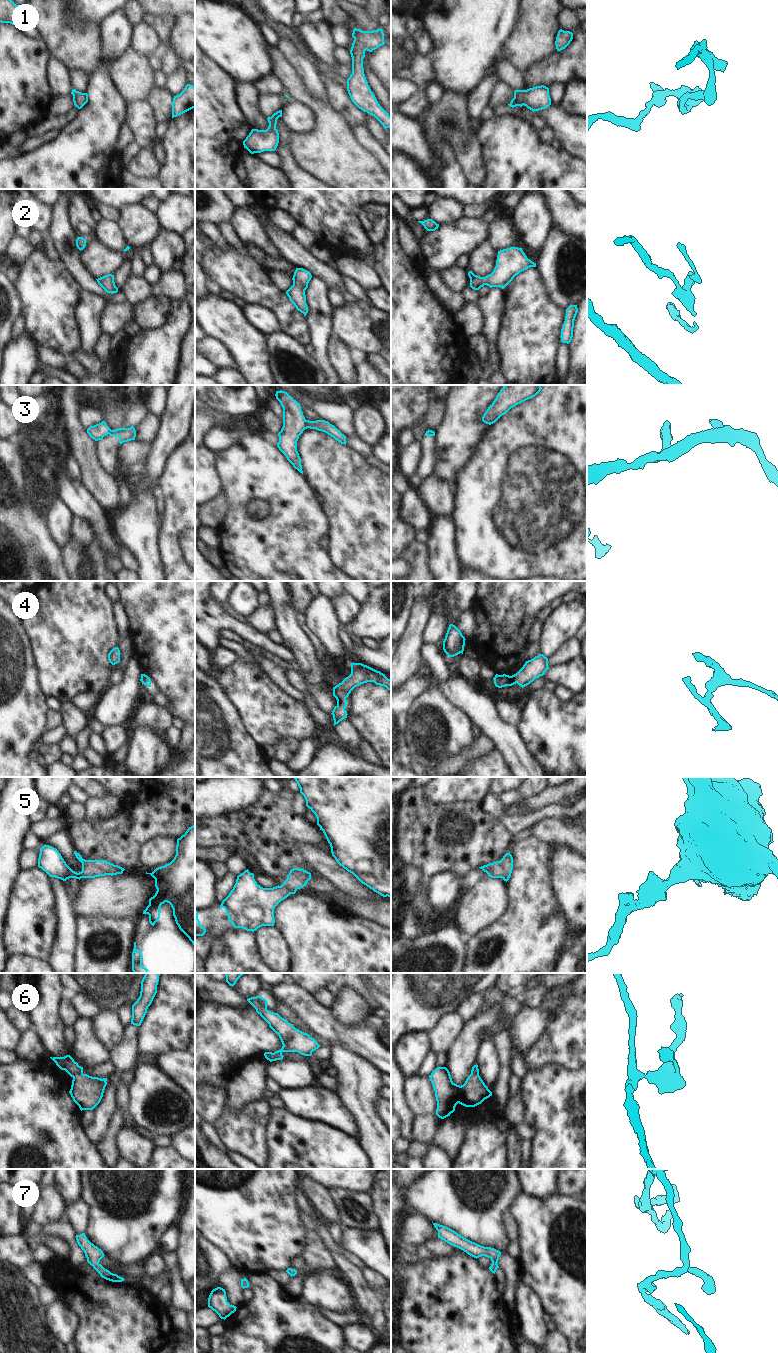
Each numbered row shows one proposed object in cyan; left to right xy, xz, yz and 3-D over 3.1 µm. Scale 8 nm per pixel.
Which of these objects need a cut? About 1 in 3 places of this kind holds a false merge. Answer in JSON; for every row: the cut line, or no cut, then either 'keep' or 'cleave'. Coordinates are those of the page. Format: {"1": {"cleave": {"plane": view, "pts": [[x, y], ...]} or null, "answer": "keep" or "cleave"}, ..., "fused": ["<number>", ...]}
{"1": {"cleave": null, "answer": "keep"}, "2": {"cleave": null, "answer": "keep"}, "3": {"cleave": {"plane": "xz", "pts": [[307, 420], [306, 427]]}, "answer": "cleave"}, "4": {"cleave": null, "answer": "keep"}, "5": {"cleave": null, "answer": "keep"}, "6": {"cleave": null, "answer": "keep"}, "7": {"cleave": null, "answer": "keep"}, "fused": ["3"]}

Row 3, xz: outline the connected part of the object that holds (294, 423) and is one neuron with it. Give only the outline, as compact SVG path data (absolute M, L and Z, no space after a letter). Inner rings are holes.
M276 391L276 399L283 408L283 427L278 433L277 447L286 456L287 460L303 474L301 458L297 451L297 441L306 427L307 420L300 404L285 391Z

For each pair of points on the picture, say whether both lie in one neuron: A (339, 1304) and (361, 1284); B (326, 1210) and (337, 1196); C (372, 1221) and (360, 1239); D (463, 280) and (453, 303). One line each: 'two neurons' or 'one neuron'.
A: two neurons
B: two neurons
C: two neurons
D: two neurons

